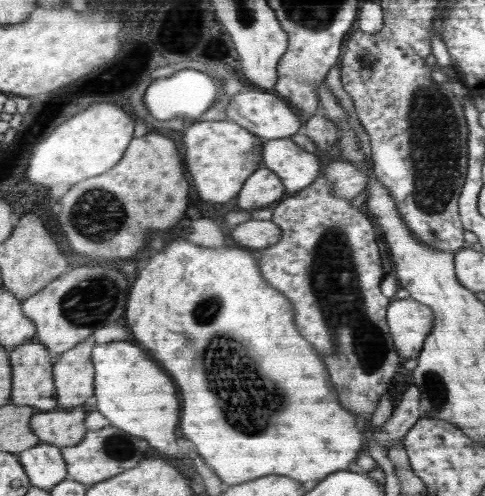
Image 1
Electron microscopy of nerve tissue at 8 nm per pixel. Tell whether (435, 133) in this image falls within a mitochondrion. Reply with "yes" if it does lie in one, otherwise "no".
yes

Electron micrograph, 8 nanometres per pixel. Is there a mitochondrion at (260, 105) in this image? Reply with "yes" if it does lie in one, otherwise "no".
no

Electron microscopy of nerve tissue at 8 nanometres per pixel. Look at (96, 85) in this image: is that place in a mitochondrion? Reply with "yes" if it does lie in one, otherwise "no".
no

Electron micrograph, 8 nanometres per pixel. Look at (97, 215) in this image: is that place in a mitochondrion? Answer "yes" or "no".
yes

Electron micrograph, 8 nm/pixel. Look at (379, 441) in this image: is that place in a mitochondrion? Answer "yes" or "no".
no

